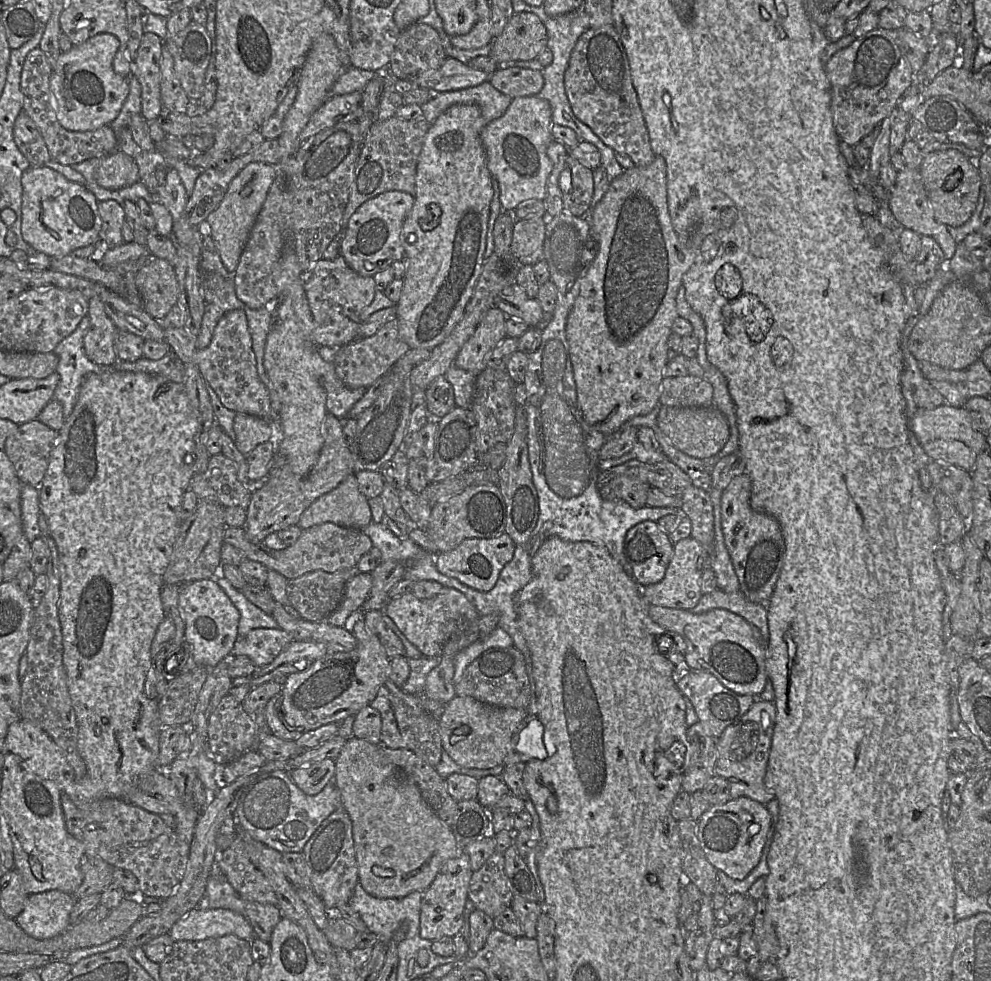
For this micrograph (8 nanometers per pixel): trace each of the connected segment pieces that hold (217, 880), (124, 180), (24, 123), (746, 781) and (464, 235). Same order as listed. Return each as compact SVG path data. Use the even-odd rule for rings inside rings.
M217 861L212 866L201 904L211 909L229 909L244 916L245 902L222 875Z
M120 150L105 155L95 172L99 186L118 190L139 181L138 166L134 158Z
M24 110L19 113L14 122L13 137L31 166L49 167L72 182L85 185L82 174L70 165L60 164L51 157L39 128Z
M756 699L738 721L727 726L722 735L715 739L717 760L714 773L728 781L732 799L746 797L763 805L775 799L773 791L765 786L775 721L774 703Z
M453 105L430 125L415 179L414 204L401 233L407 267L400 299L394 304L400 338L410 349L432 350L463 318L485 262L494 188L481 141L477 105ZM409 234L416 235L414 243L407 243Z

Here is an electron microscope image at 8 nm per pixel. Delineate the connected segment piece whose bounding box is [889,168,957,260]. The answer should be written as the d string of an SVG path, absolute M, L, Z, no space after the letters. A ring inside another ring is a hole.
M905 168L898 171L895 185L891 189L889 204L893 215L903 228L910 229L921 236L932 237L940 245L947 260L954 256L957 243L948 232L947 226L936 220L920 170Z

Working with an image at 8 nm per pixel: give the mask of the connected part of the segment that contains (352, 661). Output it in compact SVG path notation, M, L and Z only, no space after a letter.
M362 615L351 620L349 631L357 639L353 650L327 653L304 670L285 677L280 692L265 707L266 724L272 735L295 741L310 730L356 715L374 700L379 687L388 679L391 658L379 638L367 628Z

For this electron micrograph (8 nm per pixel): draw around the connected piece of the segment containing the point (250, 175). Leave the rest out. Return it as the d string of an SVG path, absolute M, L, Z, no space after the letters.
M263 162L249 163L232 179L220 204L207 216L206 230L217 247L223 265L231 274L234 274L238 266L250 231L275 177L274 165Z

